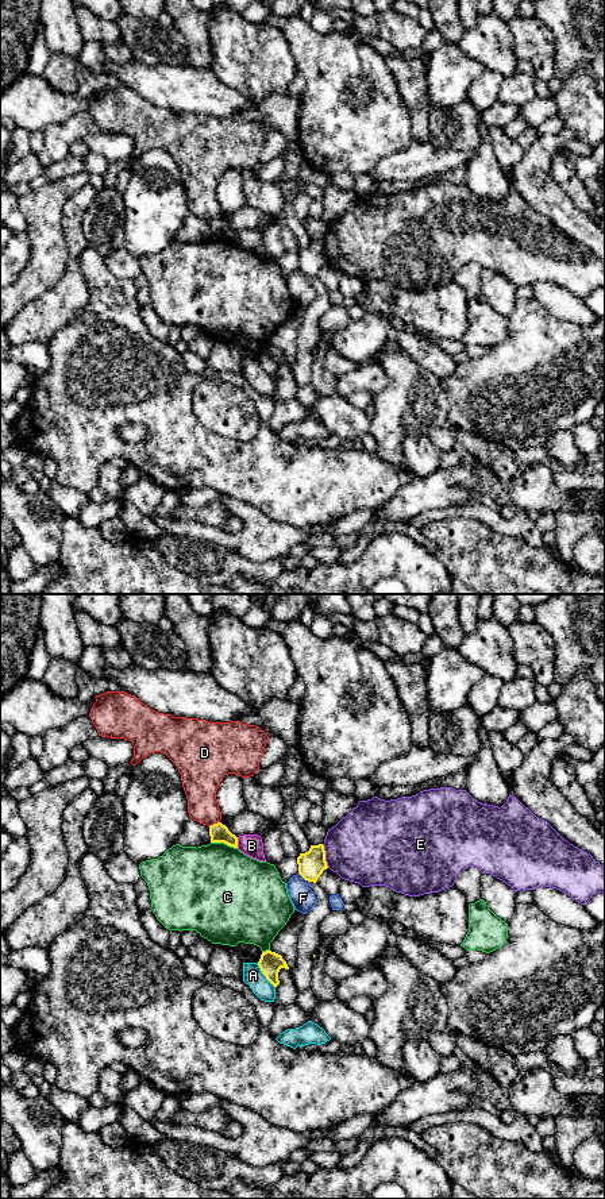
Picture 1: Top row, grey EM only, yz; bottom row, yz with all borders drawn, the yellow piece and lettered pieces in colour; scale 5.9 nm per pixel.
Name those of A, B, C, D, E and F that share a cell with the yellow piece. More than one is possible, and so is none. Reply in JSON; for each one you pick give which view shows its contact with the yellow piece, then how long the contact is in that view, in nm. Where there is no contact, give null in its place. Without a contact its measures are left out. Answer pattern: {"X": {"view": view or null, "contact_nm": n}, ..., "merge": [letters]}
{"merge": []}

